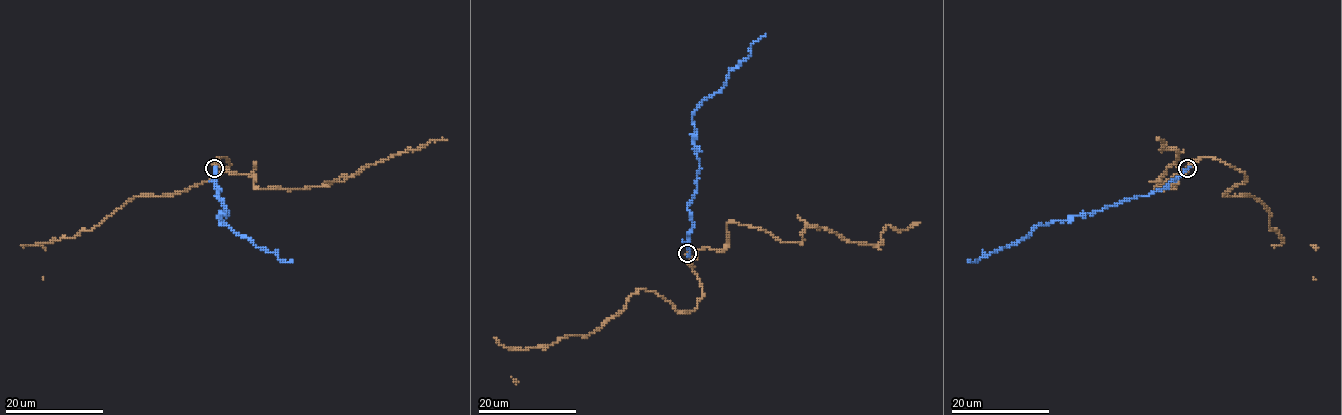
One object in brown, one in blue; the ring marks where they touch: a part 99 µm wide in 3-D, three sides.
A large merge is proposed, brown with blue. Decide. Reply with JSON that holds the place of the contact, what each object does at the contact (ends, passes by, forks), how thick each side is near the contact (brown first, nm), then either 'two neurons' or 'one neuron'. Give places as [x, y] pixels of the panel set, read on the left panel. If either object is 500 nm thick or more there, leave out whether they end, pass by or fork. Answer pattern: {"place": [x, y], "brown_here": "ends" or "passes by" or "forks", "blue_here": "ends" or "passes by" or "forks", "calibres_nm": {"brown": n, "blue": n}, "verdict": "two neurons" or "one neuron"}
{"place": [214, 168], "brown_here": "ends", "blue_here": "ends", "calibres_nm": {"brown": 280, "blue": 280}, "verdict": "two neurons"}

